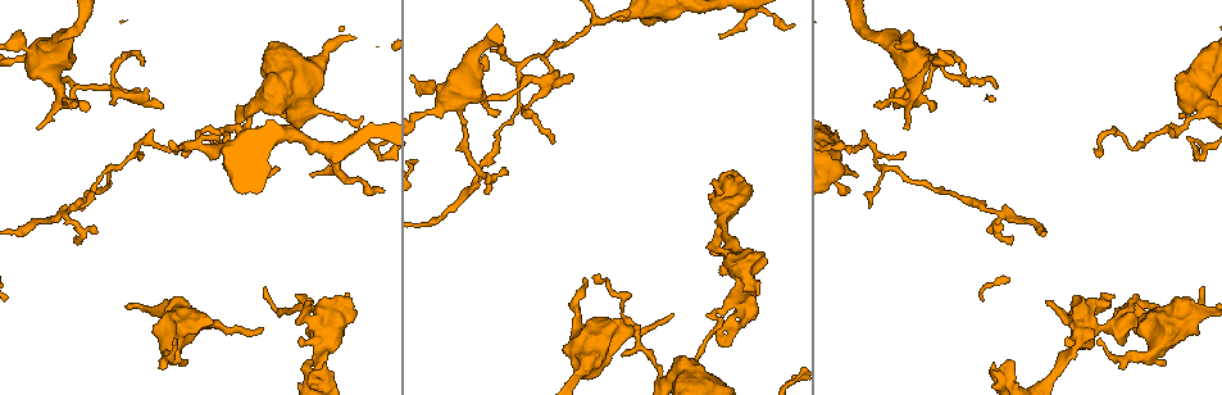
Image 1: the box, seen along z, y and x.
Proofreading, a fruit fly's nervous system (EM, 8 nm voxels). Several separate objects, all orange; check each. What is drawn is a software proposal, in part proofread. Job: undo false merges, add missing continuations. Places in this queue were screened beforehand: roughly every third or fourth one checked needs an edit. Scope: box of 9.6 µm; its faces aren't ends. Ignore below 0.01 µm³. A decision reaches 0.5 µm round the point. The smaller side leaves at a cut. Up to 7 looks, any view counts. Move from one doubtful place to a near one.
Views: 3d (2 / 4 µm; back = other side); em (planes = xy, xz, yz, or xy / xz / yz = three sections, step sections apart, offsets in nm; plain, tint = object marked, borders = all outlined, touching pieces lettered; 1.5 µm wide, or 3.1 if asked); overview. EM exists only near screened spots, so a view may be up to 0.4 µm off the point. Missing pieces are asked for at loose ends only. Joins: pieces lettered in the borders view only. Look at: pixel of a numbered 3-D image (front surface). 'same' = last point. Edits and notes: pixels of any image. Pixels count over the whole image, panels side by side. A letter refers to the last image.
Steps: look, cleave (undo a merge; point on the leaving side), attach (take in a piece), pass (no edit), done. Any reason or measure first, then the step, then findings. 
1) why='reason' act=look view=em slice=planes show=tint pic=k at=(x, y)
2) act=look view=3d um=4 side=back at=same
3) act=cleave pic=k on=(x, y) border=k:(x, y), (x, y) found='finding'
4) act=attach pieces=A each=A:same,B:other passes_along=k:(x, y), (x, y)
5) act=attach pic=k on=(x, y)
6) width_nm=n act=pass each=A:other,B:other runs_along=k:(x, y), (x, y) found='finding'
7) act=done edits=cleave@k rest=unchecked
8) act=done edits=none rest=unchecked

why='long arm stops here' act=look view=em slice=xz step=4 show=tint pic=1 at=(1201, 287)

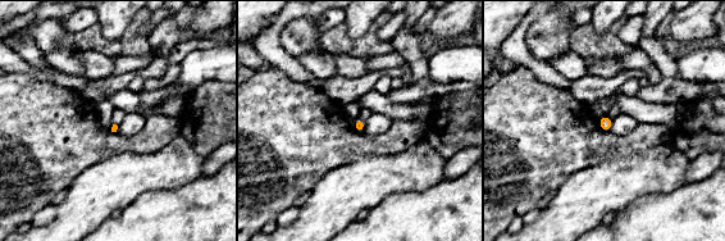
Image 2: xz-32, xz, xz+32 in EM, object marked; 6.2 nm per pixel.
act=look view=em slice=planes show=borders at=same

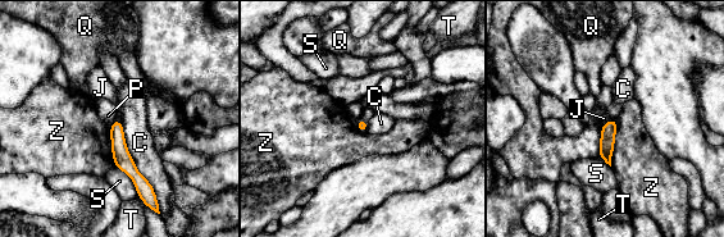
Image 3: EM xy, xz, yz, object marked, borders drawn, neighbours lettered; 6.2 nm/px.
width_nm=70 act=pass each=C:other,J:other,P:other,Q:other,S:other,T:other,Z:other border=3:(362, 117), (368, 122) found='none of them fits'

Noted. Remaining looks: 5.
why='a fork' act=look view=em slice=xz step=8 show=tint pic=1 at=(991, 208)

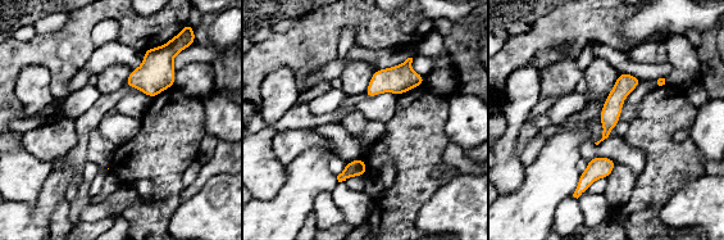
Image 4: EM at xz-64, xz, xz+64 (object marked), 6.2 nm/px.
act=look view=em slice=yz step=4 show=tint at=same

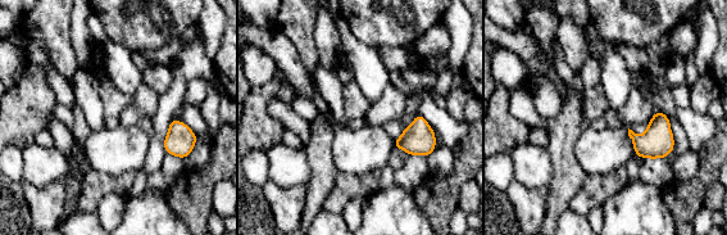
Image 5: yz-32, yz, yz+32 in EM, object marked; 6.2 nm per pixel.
why='see the neighbours' act=look view=em slice=yz step=4 show=borders at=same

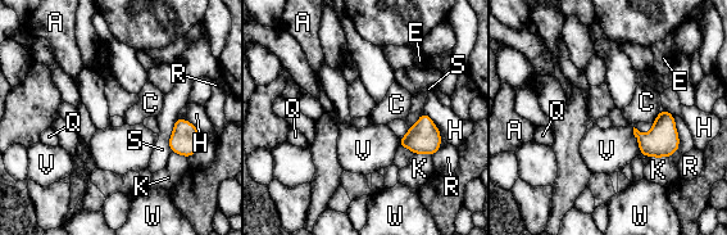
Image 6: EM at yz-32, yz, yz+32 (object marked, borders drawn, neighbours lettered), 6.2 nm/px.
act=pass each=A:other,C:other,E:other,H:other,K:other,Q:other,R:other,S:other,V:other,W:other border=6:(414, 154), (428, 154), (431, 157) found='all the same cell'

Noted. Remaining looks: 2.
act=done edits=none rest=unchecked

